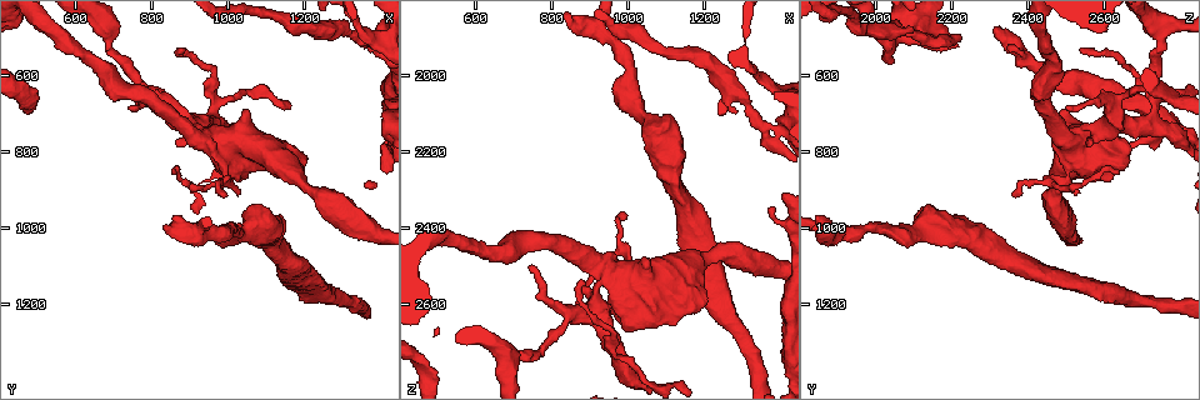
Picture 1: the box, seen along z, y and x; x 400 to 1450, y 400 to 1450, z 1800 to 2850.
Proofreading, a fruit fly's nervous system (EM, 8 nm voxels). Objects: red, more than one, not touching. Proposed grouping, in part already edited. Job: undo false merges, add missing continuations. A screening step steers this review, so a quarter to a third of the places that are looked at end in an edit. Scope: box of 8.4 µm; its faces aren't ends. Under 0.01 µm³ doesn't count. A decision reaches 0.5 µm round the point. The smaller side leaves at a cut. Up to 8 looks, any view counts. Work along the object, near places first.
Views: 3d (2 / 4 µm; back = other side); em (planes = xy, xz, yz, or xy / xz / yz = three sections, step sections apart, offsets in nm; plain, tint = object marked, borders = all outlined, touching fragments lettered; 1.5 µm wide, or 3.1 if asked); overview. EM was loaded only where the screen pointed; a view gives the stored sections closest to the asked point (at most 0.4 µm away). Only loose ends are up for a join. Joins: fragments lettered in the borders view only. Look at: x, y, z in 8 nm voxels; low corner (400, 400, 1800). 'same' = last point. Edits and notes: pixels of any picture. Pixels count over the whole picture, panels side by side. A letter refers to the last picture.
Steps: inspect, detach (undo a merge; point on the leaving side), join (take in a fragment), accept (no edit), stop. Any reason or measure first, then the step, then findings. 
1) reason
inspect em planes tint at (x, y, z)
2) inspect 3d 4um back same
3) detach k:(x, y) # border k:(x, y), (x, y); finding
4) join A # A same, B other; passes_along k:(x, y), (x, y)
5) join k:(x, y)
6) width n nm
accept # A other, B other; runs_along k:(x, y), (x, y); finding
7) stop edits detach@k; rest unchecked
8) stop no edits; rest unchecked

thick turns thin
inspect em planes borders at (1385, 500, 2140)

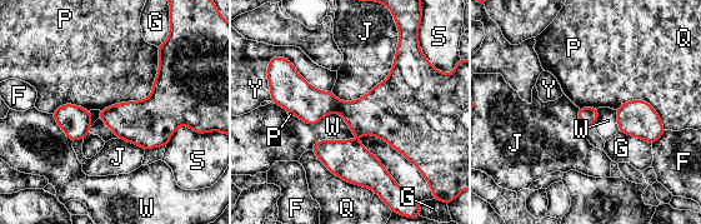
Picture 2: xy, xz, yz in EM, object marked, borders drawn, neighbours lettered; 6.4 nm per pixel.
detach 2:(308, 103) # F other, G other, J other, P other, Q other, S other, W other, Y other; border 2:(339, 101), (335, 110); a second cell is stuck on

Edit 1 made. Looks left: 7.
inspect overview

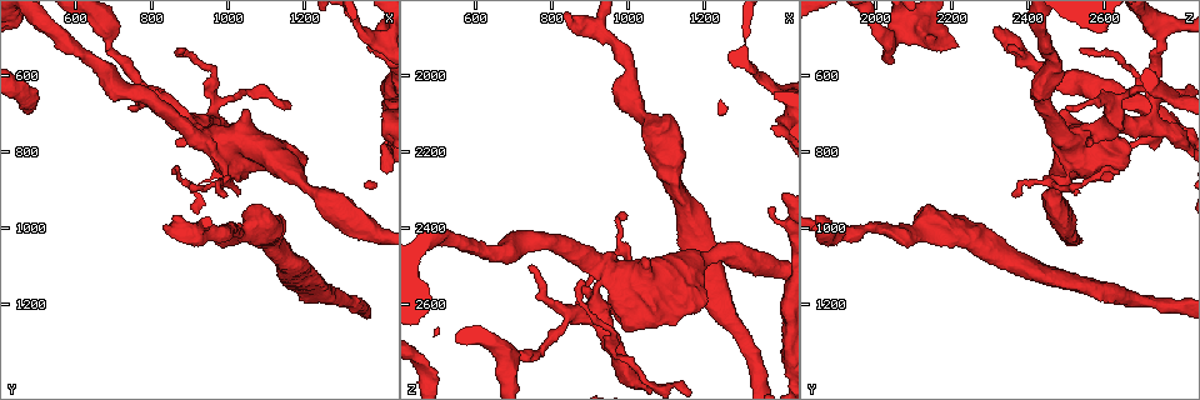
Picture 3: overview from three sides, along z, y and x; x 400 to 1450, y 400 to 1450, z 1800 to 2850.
calibre changes
inspect em planes tint at (1255, 930, 2470)

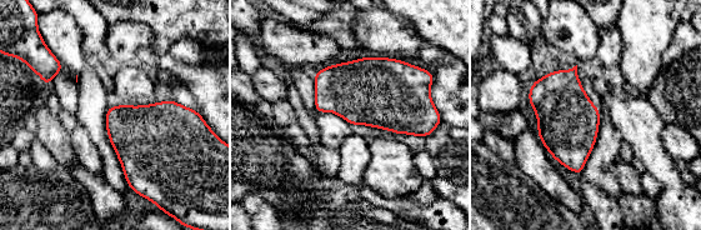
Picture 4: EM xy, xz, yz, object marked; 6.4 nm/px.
inspect em planes borders same

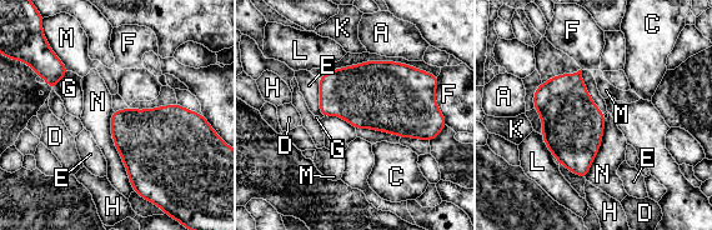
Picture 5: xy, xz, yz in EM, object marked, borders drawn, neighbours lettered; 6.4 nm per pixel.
accept # A other, C other, D other, E other, F other, G other, H other, K other, L other, M other, N other; border 5:(111, 109), (111, 138), (134, 190); all the same cell

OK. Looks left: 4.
free end
inspect 3d 2um at (870, 855, 2635)

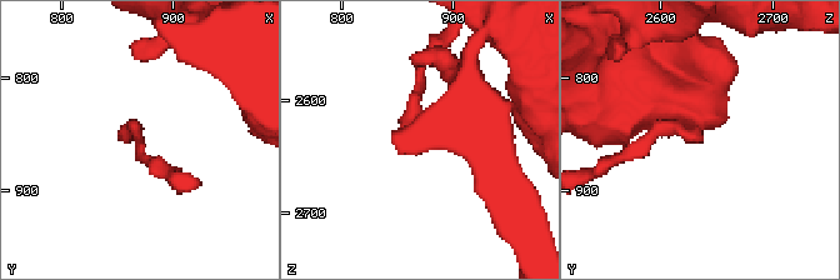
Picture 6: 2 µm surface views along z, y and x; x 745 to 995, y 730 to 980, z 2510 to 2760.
now the EM
inspect em xy step 4 borders at (864, 854, 2636)

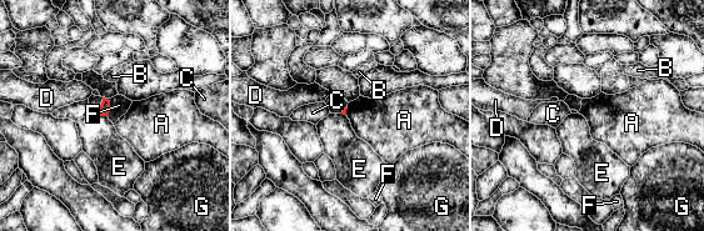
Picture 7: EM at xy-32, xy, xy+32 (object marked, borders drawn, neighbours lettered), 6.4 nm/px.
inspect em planes borders same

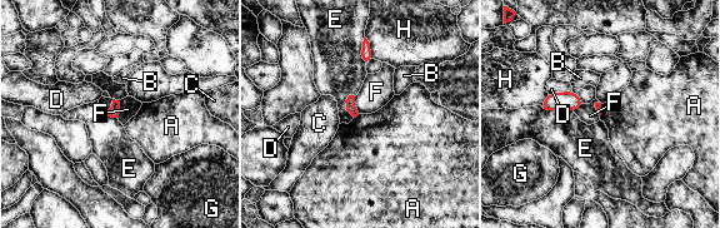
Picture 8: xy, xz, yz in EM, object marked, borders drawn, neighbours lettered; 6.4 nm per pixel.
longest_contact E 220 nm
accept # A other, B other, C other, D other, E other, F other, G other, H other; border 8:(119, 100), (119, 114), (116, 117); no lettered fragment goes on from it

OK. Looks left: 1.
stop edits detach@2; rest unchecked

